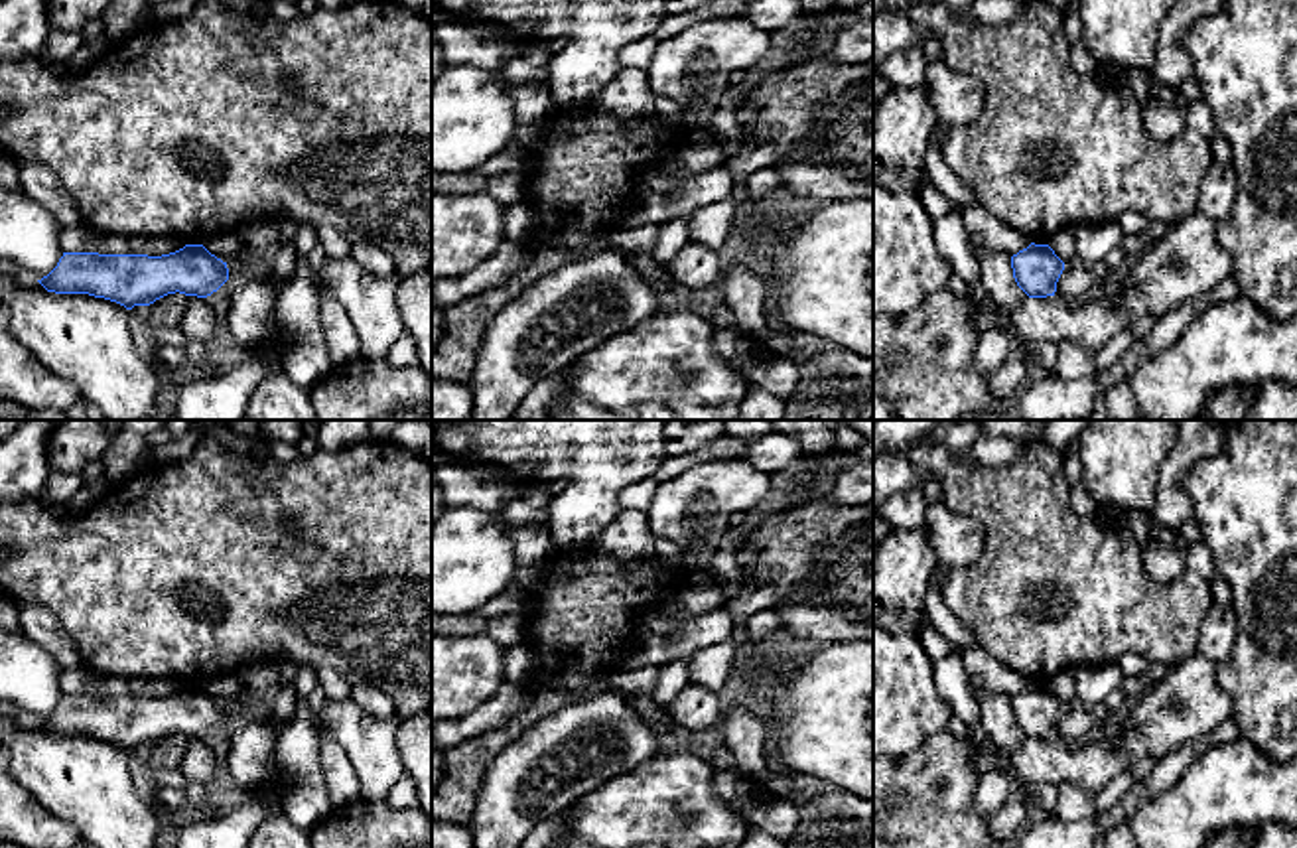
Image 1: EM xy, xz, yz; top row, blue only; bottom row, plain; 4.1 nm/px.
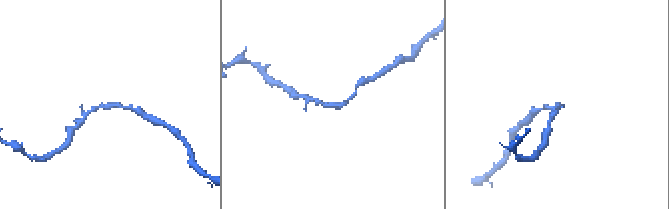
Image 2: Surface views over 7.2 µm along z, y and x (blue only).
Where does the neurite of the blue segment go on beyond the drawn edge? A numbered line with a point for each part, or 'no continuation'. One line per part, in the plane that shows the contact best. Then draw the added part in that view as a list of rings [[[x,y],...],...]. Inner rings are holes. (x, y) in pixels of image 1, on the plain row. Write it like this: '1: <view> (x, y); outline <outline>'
no continuation

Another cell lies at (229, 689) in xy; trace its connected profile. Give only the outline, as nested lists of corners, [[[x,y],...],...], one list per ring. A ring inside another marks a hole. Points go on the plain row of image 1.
[[[239,672],[217,676],[203,688],[227,706],[239,704],[248,692],[248,686],[242,682]]]

